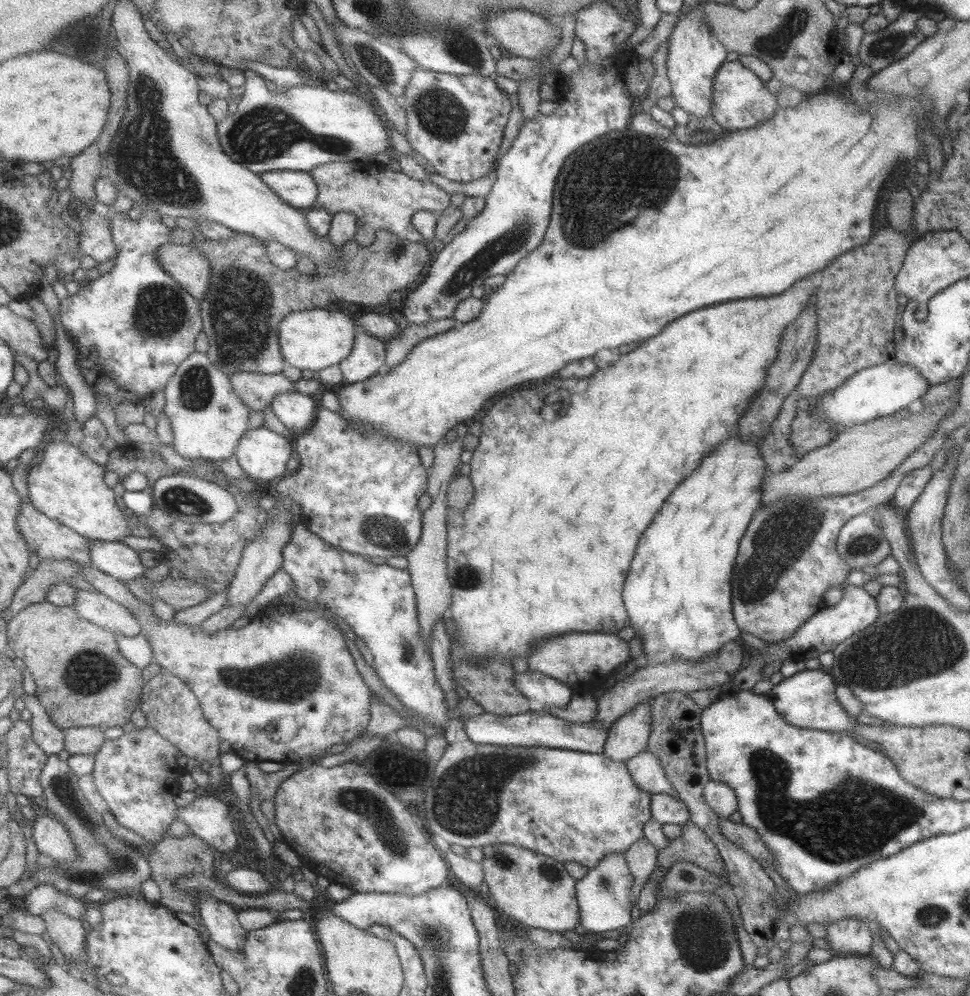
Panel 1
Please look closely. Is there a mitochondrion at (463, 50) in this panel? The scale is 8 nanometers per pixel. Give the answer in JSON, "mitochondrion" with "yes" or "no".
{"mitochondrion":"yes"}

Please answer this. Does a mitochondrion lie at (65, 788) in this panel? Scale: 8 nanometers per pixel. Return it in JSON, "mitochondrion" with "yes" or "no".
{"mitochondrion":"yes"}

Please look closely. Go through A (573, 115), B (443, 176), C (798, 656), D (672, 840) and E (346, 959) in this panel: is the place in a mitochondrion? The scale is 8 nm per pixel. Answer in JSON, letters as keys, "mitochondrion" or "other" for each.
{"A":"other","B":"other","C":"other","D":"other","E":"other"}

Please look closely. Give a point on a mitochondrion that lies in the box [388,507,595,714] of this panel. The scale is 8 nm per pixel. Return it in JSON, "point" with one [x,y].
{"point":[466,576]}

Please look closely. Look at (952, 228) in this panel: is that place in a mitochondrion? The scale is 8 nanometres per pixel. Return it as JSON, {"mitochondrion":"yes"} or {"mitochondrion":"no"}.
{"mitochondrion":"no"}

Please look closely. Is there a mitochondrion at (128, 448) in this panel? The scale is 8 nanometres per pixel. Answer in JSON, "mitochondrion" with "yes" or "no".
{"mitochondrion":"no"}

